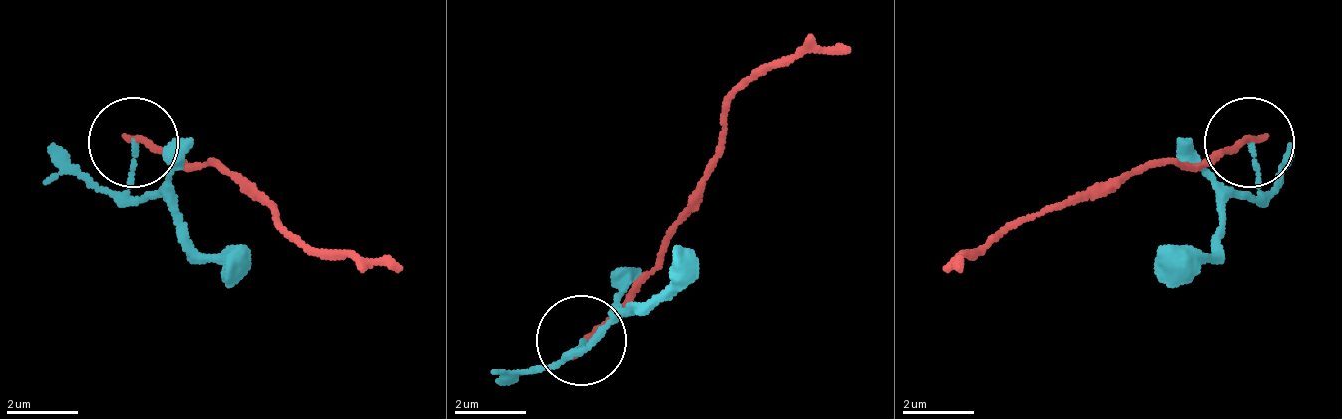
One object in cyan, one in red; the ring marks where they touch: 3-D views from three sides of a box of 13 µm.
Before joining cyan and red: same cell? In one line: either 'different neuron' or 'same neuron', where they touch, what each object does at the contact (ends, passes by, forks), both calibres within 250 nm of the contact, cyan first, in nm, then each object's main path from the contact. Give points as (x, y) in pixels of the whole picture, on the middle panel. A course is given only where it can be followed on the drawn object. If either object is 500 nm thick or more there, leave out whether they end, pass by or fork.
different neuron; at (581, 340); cyan ends there; red ends there; 130 nm thick on the cyan side, 200 nm on the other; cyan runs (583, 338), (583, 347), (619, 311), (637, 311), (691, 248); red runs (583, 338), (655, 266), (673, 221), (718, 149), (727, 104), (772, 68), (853, 50)

